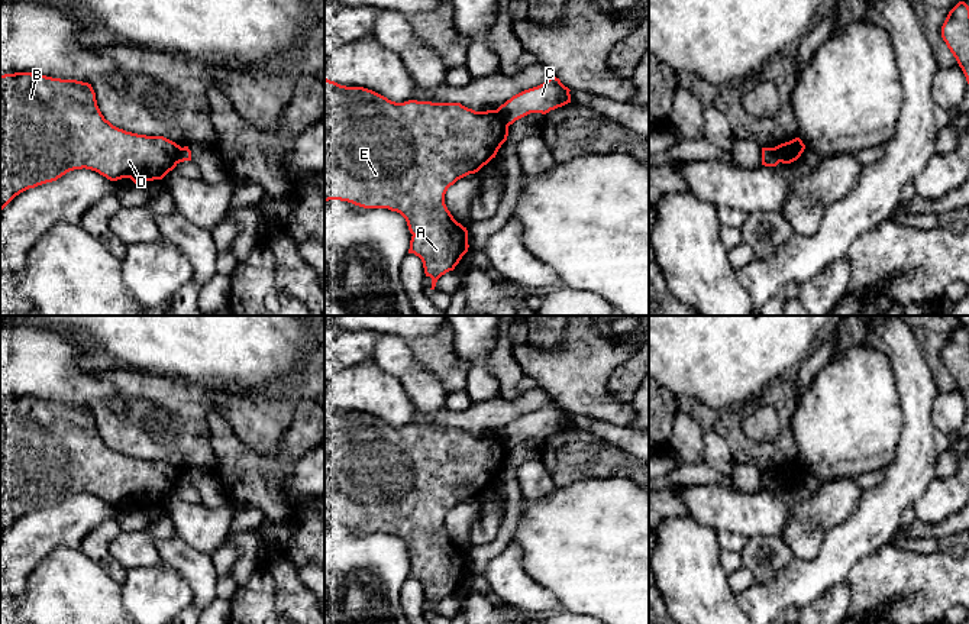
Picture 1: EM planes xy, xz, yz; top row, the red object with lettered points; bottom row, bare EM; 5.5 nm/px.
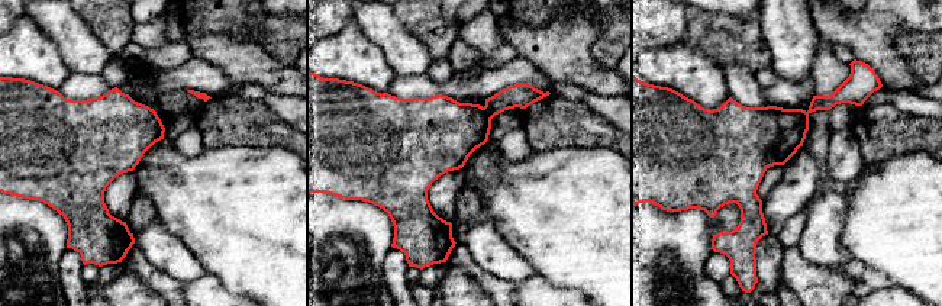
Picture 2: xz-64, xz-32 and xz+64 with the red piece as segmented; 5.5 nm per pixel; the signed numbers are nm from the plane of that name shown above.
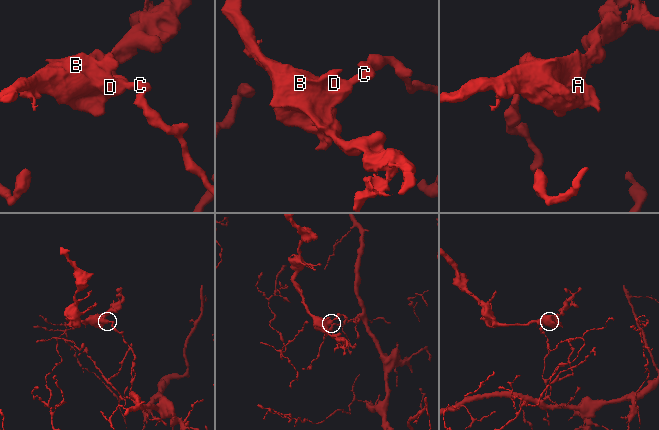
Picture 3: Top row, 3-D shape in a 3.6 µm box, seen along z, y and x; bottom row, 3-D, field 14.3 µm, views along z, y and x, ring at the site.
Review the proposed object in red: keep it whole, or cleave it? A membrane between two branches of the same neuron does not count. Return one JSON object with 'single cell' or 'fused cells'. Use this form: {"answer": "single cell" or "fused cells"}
{"answer": "fused cells"}

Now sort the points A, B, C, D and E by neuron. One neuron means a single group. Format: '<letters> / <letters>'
A B D E / C

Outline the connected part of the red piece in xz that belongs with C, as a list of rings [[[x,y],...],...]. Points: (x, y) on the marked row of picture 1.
[[[552,75],[546,83],[513,96],[497,109],[497,113],[510,126],[530,113],[546,114],[571,103],[569,91],[559,78]]]

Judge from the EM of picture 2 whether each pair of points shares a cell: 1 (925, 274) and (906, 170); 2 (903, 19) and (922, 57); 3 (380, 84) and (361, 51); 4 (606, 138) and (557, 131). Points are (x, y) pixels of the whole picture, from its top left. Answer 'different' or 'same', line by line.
1: same
2: different
3: same
4: same

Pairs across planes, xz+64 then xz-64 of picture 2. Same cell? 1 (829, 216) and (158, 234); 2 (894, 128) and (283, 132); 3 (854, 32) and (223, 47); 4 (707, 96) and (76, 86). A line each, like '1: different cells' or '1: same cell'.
1: same cell
2: same cell
3: same cell
4: different cells

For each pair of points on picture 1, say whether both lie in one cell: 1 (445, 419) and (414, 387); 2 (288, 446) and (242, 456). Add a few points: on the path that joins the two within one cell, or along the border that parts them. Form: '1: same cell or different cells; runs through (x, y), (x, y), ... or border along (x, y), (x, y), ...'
1: different cells; border along (445, 407), (432, 414), (417, 411)
2: same cell; runs through (277, 458), (274, 461), (254, 461)

